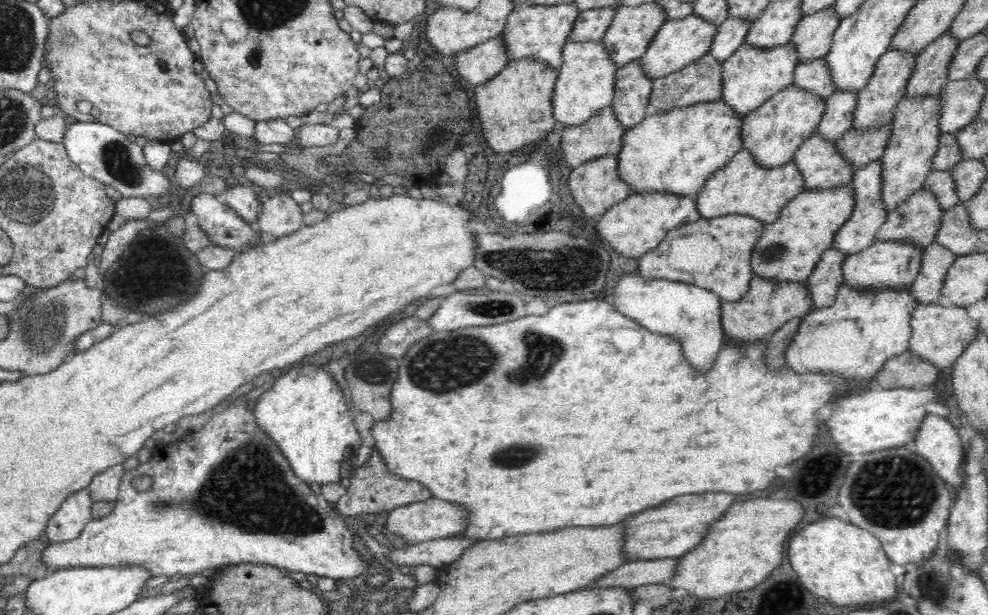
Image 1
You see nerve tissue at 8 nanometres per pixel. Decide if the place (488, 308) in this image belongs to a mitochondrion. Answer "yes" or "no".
yes

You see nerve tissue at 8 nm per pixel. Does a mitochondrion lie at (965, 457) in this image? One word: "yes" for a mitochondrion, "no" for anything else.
no

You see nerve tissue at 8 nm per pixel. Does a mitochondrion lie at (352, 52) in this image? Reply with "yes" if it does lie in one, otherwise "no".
no

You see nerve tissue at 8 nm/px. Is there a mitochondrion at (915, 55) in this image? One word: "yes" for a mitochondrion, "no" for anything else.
no

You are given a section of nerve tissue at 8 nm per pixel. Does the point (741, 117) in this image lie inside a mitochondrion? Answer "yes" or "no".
no

